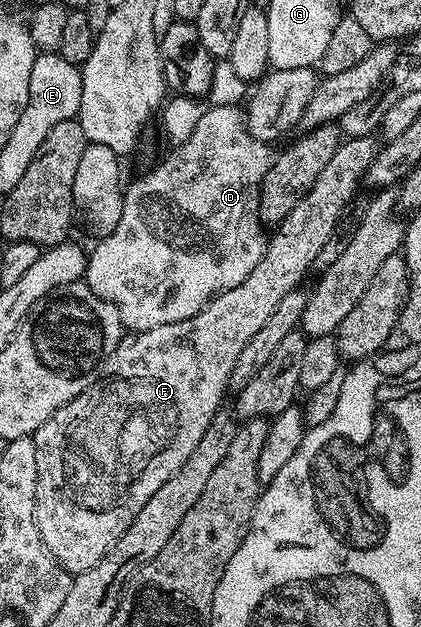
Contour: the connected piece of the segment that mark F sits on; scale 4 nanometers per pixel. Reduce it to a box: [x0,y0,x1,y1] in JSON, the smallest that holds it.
[33,135,380,576]

